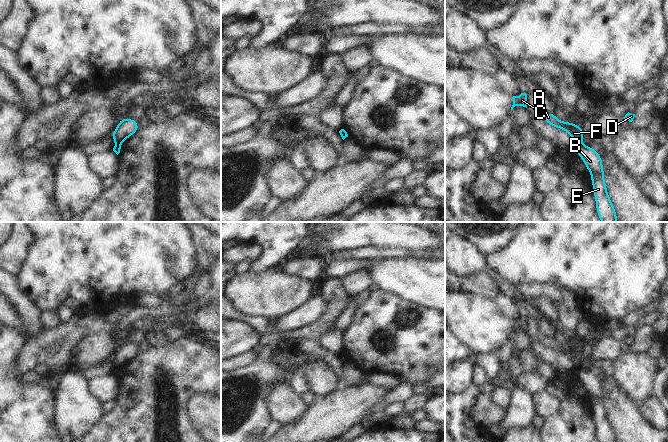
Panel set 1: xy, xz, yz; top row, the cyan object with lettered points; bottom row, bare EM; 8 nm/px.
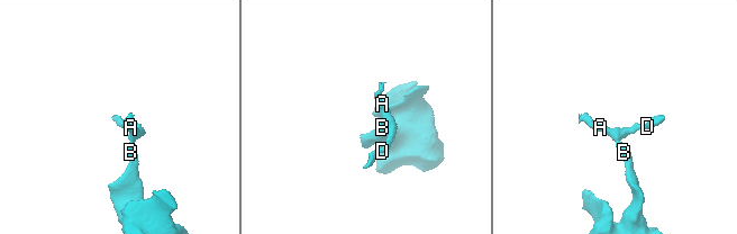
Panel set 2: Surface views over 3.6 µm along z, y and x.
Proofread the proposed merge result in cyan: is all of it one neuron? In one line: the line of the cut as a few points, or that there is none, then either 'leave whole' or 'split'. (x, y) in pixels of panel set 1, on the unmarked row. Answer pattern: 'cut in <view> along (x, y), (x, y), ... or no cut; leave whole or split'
cut in xy along (116, 366), (120, 368); split

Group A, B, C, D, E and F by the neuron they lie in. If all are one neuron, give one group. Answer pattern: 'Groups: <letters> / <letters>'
Groups: A C D F / B E.

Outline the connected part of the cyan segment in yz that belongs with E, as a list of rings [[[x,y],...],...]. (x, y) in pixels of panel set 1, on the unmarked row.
[[[582,367],[576,368],[576,378],[580,380],[591,398],[596,434],[599,442],[617,442],[616,434],[608,419],[602,382],[599,376]]]

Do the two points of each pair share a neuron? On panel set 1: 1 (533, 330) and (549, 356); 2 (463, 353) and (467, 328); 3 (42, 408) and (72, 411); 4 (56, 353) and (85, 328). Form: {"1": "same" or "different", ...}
{"1": "same", "2": "different", "3": "different", "4": "same"}

